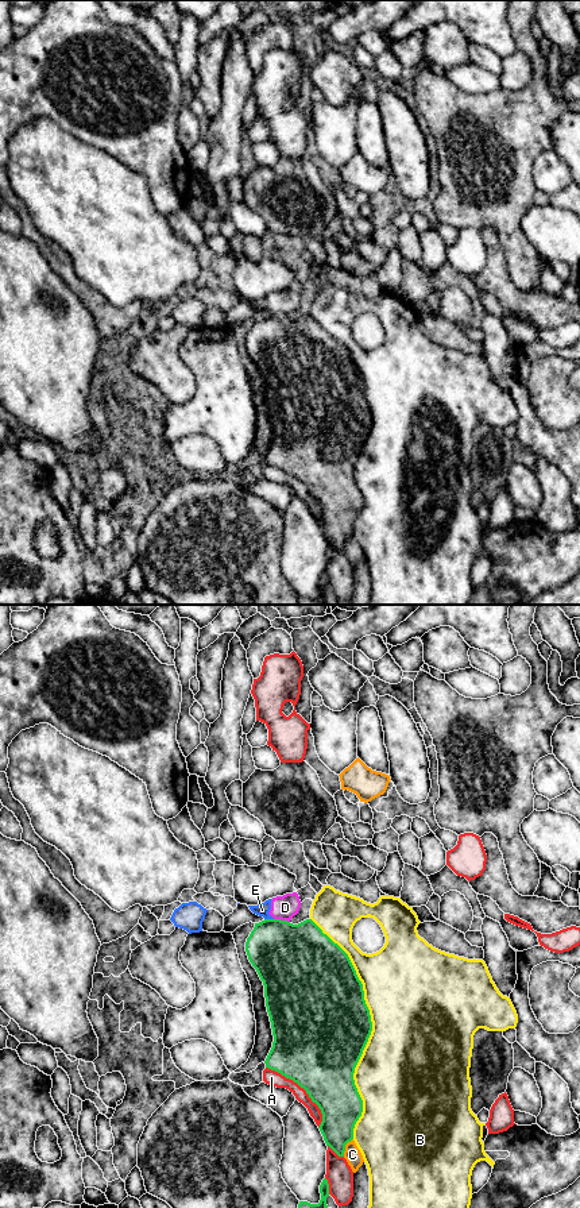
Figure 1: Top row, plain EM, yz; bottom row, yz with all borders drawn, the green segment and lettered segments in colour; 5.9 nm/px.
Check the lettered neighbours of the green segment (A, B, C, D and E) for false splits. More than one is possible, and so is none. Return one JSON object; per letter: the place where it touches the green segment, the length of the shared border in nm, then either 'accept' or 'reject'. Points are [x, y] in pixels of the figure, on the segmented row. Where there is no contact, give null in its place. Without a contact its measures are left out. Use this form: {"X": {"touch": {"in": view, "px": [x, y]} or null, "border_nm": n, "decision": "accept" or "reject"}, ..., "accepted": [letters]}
{"A": {"touch": {"in": "yz", "px": [304, 1088]}, "border_nm": 480, "decision": "reject"}, "B": {"touch": {"in": "yz", "px": [371, 1027]}, "border_nm": 1350, "decision": "reject"}, "C": {"touch": {"in": "yz", "px": [344, 1147]}, "border_nm": 130, "decision": "reject"}, "D": {"touch": {"in": "yz", "px": [282, 921]}, "border_nm": 100, "decision": "reject"}, "E": {"touch": {"in": "yz", "px": [269, 919]}, "border_nm": 60, "decision": "reject"}, "accepted": []}

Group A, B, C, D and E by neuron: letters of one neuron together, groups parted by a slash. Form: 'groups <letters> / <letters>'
groups A / B / C / D E

